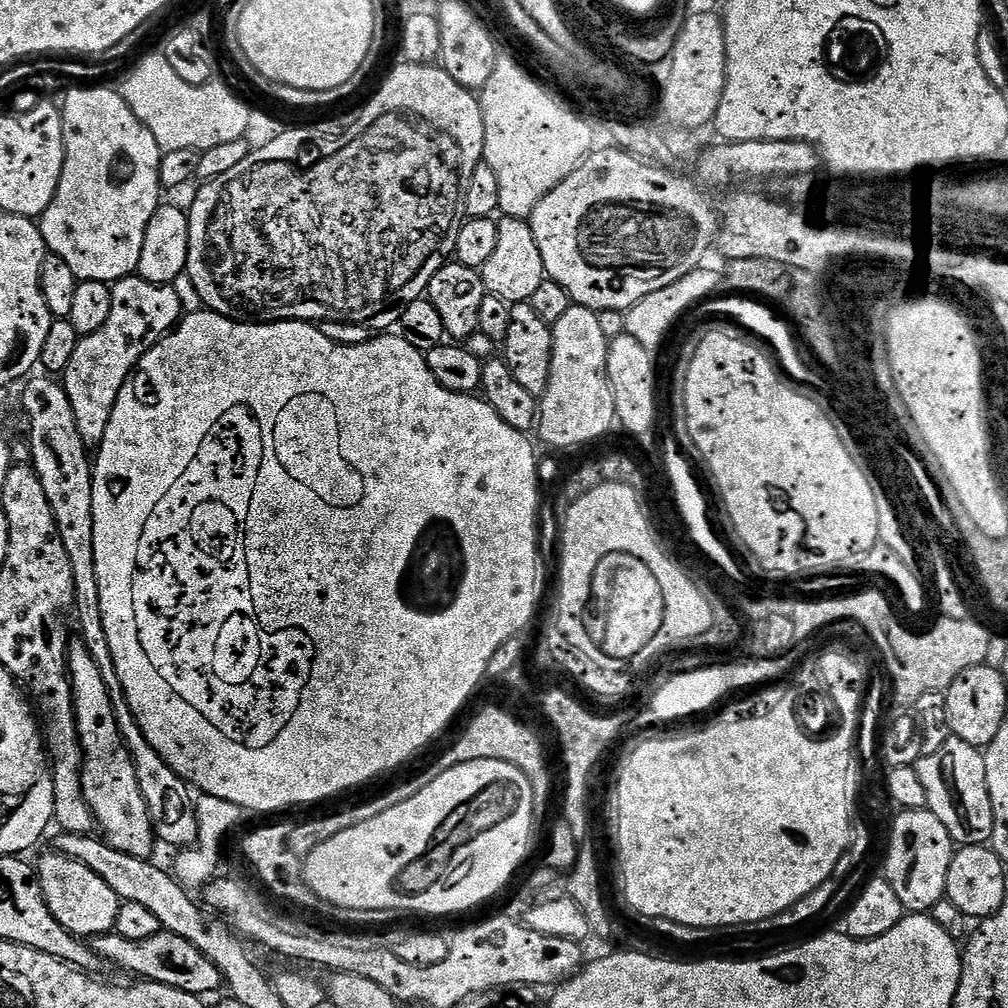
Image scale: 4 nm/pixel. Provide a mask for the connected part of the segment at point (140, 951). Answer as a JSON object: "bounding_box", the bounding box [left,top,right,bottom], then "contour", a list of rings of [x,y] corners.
{"bounding_box":[90,930,222,998],"contour":[[[161,930],[154,934],[154,938],[122,938],[117,932],[110,931],[102,936],[93,936],[90,947],[94,954],[100,956],[101,961],[117,964],[128,972],[133,972],[133,977],[143,978],[153,984],[165,984],[178,990],[186,990],[190,994],[201,998],[207,997],[207,992],[216,992],[222,988],[222,977],[218,966],[198,950],[198,946],[190,946],[186,938],[178,938],[178,934]]]}

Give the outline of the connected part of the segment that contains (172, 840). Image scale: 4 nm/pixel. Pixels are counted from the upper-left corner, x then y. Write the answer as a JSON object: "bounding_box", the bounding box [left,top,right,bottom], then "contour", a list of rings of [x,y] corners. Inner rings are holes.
{"bounding_box":[22,375,200,850],"contour":[[[39,375],[25,381],[22,394],[22,404],[31,426],[30,440],[28,439],[30,462],[42,484],[42,490],[46,493],[47,501],[50,502],[50,508],[54,511],[59,536],[70,557],[76,594],[74,610],[80,620],[81,639],[88,652],[98,662],[103,681],[110,691],[111,705],[114,706],[115,717],[118,718],[120,736],[135,762],[140,789],[147,800],[148,812],[152,818],[153,828],[156,829],[157,839],[163,845],[166,843],[176,846],[178,850],[190,848],[200,836],[195,797],[190,794],[189,783],[181,779],[158,755],[138,726],[136,716],[125,698],[121,679],[114,668],[113,654],[110,653],[110,644],[102,623],[101,595],[98,594],[97,568],[94,562],[93,467],[90,454],[88,456],[86,452],[88,445],[78,432],[74,410],[63,385],[53,377]]]}

